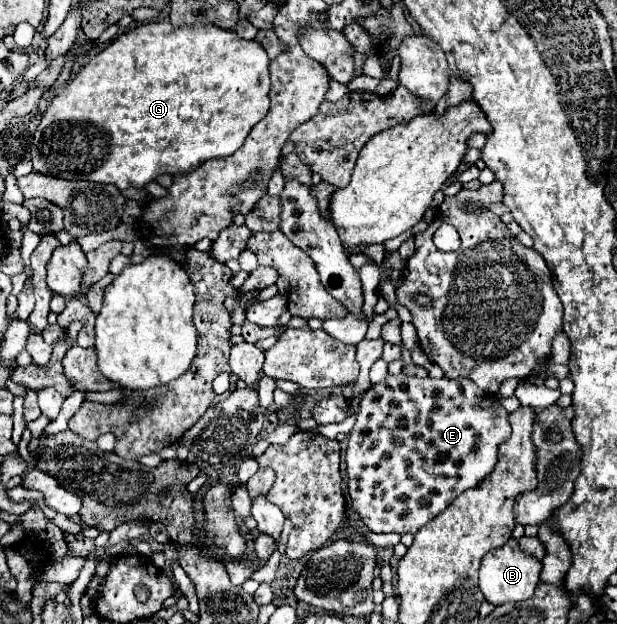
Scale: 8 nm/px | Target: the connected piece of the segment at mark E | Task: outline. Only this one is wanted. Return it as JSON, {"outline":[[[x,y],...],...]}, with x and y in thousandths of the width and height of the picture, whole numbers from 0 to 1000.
{"outline":[[[629,599],[616,615],[606,615],[590,631],[590,638],[583,644],[583,663],[577,670],[577,679],[564,696],[564,721],[561,721],[564,776],[561,779],[564,779],[567,811],[583,824],[587,837],[596,843],[600,853],[645,853],[645,856],[665,853],[665,856],[674,856],[677,846],[684,846],[703,827],[710,827],[742,792],[749,792],[759,782],[768,782],[784,763],[791,763],[791,756],[797,756],[797,750],[804,744],[804,718],[807,718],[807,712],[814,712],[823,702],[823,692],[827,692],[823,660],[804,644],[801,635],[771,622],[771,615],[765,615],[765,609],[755,609],[755,606],[700,609],[700,606],[668,606],[668,603],[655,603],[655,599],[645,599],[645,603]]]}

